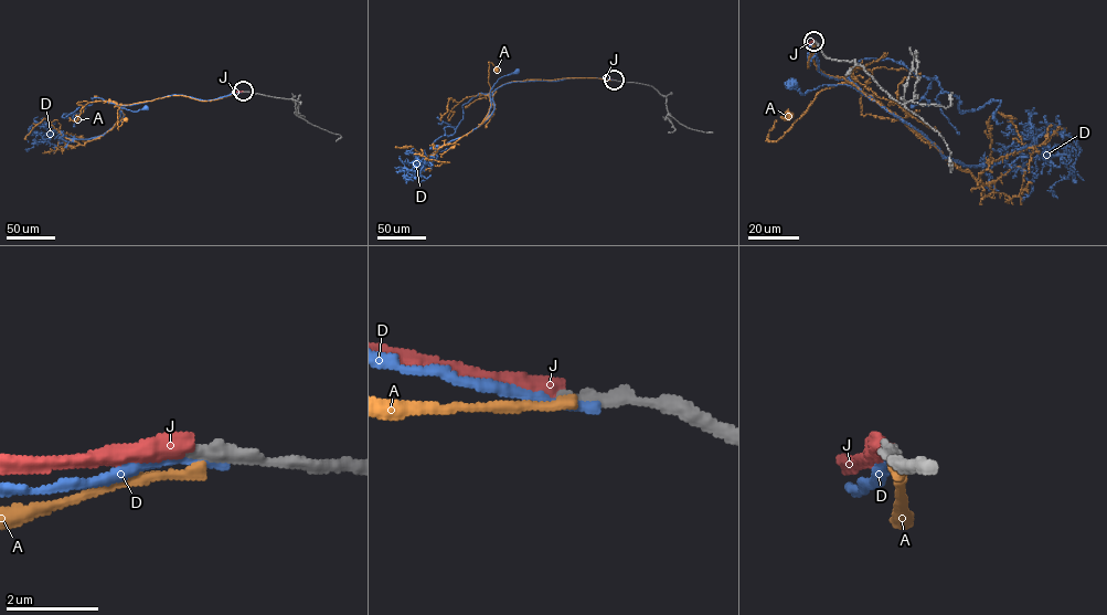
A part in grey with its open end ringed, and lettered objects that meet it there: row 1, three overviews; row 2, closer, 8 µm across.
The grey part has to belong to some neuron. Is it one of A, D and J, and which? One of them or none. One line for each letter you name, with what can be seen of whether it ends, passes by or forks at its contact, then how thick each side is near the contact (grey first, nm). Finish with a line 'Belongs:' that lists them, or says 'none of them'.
J: it ends | 320/480 nm
Belongs: J

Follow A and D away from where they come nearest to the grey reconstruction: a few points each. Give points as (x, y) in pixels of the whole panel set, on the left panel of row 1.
A: (243, 92), (209, 101), (173, 95), (116, 104), (119, 107), (118, 129), (126, 119)
D: (243, 92), (204, 101), (173, 94), (123, 106), (124, 118), (114, 126), (119, 108), (137, 112), (145, 107)

